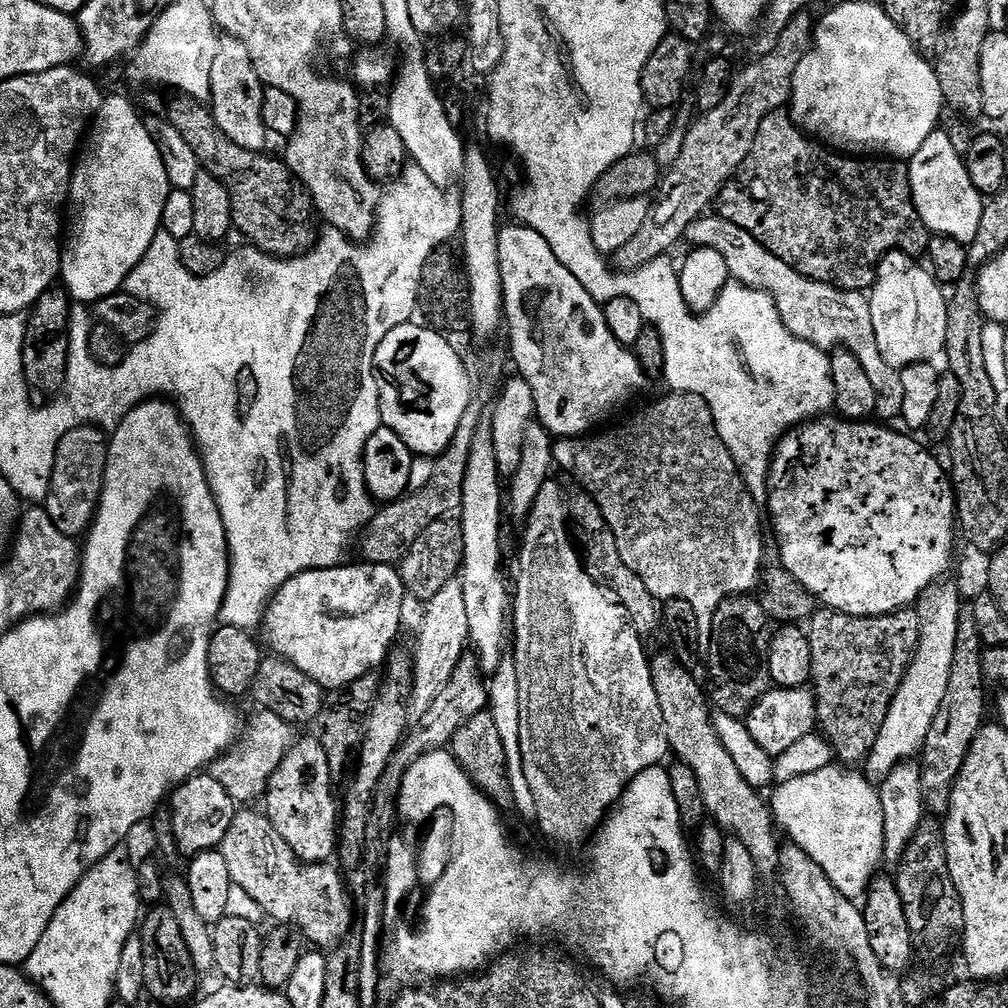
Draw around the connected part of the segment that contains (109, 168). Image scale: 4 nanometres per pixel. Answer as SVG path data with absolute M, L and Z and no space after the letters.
M105 95L104 105L91 125L86 147L79 153L72 169L72 185L68 191L72 233L69 236L67 233L66 247L60 254L59 279L64 291L77 305L92 306L97 300L121 291L124 280L134 266L142 262L146 250L150 250L150 242L154 242L157 232L161 231L160 219L170 189L166 166L162 166L162 154L158 154L158 146L154 146L154 138L150 138L144 121L145 117L136 113L135 106L126 97Z

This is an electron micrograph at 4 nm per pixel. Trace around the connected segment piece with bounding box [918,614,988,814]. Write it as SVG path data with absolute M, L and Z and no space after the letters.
M970 614L961 615L958 646L954 646L954 666L950 666L950 686L946 686L946 698L942 698L942 707L934 717L934 726L930 726L930 734L926 734L926 742L918 760L924 803L929 813L947 813L956 779L966 762L966 754L970 754L974 738L986 723L984 707L987 706L988 700L984 697L984 650L974 618Z

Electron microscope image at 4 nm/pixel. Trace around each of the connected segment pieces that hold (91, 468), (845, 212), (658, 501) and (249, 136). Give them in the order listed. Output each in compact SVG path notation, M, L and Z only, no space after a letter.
M95 424L78 426L70 430L66 438L62 438L56 451L52 485L46 501L50 518L56 523L58 530L62 530L62 534L73 538L83 537L95 520L100 493L104 491L104 467L108 464L108 446L105 433Z
M784 110L771 113L762 122L749 157L742 162L735 176L720 189L720 194L714 201L714 208L726 222L734 222L734 226L742 226L742 230L746 230L762 246L766 246L768 252L773 252L785 269L799 272L809 281L817 280L820 284L833 284L833 289L847 290L853 294L860 294L871 289L876 282L876 268L880 265L886 253L899 249L908 256L920 258L928 251L930 233L912 201L912 187L908 177L907 163L896 158L853 158L851 155L841 154L831 147L821 146L815 139L809 138L801 132L800 127L792 121L791 115Z
M669 391L667 395L661 400L654 401L641 416L634 417L629 424L624 424L621 428L614 429L613 432L601 431L599 434L589 434L585 437L557 439L552 446L552 458L559 471L561 468L562 471L569 472L576 479L573 481L579 487L586 489L594 498L594 502L598 502L610 530L614 530L614 538L618 542L618 554L622 554L622 562L626 562L626 566L630 566L630 570L634 570L634 574L638 574L638 578L646 582L646 590L650 590L650 594L654 594L660 602L670 600L690 602L690 606L694 606L698 614L701 637L708 638L712 635L712 623L718 606L722 606L722 602L729 600L731 596L751 593L757 587L762 575L762 565L765 563L763 562L764 528L760 525L760 508L756 505L759 504L757 497L752 495L748 484L742 478L740 468L734 462L730 450L726 450L726 442L722 442L718 434L712 411L708 409L708 403L689 392Z
M221 35L218 42L218 54L215 55L214 67L211 69L210 86L212 97L210 107L214 122L218 122L218 130L230 138L230 142L238 142L242 150L264 152L267 149L270 133L262 118L262 102L266 85L258 78L258 70L254 70L254 58L250 58L250 50L246 50L246 42L234 36Z

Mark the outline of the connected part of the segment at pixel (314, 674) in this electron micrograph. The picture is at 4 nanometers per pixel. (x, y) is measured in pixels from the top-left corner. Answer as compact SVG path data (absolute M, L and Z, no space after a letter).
M367 562L359 563L345 563L343 566L337 566L335 568L312 568L308 572L303 572L294 578L290 578L290 582L286 582L276 591L264 617L263 627L265 629L268 628L268 644L272 647L269 649L275 655L282 656L294 666L298 666L298 670L302 670L302 674L310 674L310 678L314 678L314 682L318 682L320 687L325 690L344 688L350 682L354 682L358 678L365 676L367 672L377 671L387 661L390 653L393 651L392 643L395 642L396 635L400 632L400 619L404 616L404 600L406 601L404 579L401 578L399 571L393 565L369 564Z

